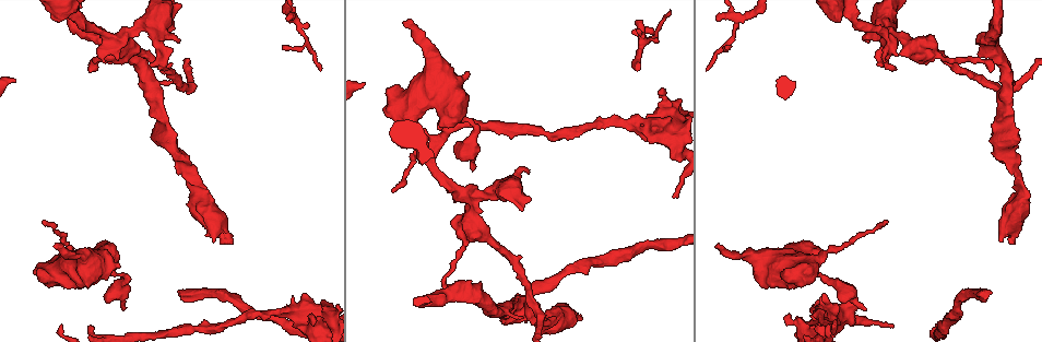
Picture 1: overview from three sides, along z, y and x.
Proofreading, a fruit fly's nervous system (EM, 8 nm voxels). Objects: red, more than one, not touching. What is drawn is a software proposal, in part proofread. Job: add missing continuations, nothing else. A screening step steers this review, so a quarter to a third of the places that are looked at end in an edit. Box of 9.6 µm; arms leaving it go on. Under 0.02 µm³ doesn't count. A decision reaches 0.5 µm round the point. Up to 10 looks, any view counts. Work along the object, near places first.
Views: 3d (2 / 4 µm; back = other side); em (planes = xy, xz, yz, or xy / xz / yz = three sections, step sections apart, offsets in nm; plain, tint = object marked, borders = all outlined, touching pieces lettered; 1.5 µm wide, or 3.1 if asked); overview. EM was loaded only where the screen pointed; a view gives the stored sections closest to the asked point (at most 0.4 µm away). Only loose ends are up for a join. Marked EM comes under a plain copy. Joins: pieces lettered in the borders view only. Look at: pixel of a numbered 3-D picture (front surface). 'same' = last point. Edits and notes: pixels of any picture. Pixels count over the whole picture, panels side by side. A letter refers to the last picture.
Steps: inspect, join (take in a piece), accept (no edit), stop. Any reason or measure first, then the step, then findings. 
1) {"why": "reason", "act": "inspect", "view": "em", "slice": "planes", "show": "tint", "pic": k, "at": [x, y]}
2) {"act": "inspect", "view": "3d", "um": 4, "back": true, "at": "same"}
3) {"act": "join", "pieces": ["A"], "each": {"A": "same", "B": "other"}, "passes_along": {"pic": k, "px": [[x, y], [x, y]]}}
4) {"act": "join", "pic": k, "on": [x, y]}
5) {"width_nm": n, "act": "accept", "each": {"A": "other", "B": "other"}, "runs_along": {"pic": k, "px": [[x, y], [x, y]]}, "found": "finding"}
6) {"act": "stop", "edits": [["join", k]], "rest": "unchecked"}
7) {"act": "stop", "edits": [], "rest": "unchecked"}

{"why": "free end", "act": "inspect", "view": "3d", "um": 4, "pic": 1, "at": [580, 315]}

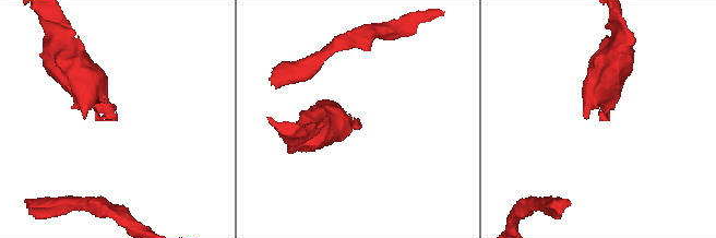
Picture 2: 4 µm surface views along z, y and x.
{"act": "inspect", "view": "em", "slice": "planes", "show": "borders", "pic": 2, "at": [114, 120]}

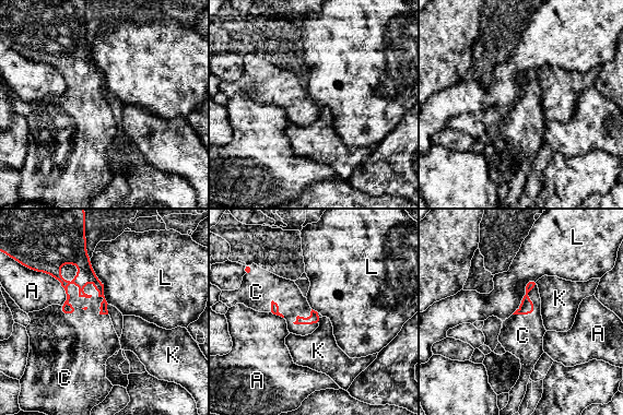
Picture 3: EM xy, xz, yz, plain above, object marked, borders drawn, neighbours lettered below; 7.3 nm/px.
{"longest_contact_nm": ["C", 360], "act": "join", "pieces": ["C"], "each": {"A": "other", "C": "same", "K": "other", "L": "other"}, "found": "the neuron continues"}

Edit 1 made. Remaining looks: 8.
{"act": "inspect", "view": "overview"}

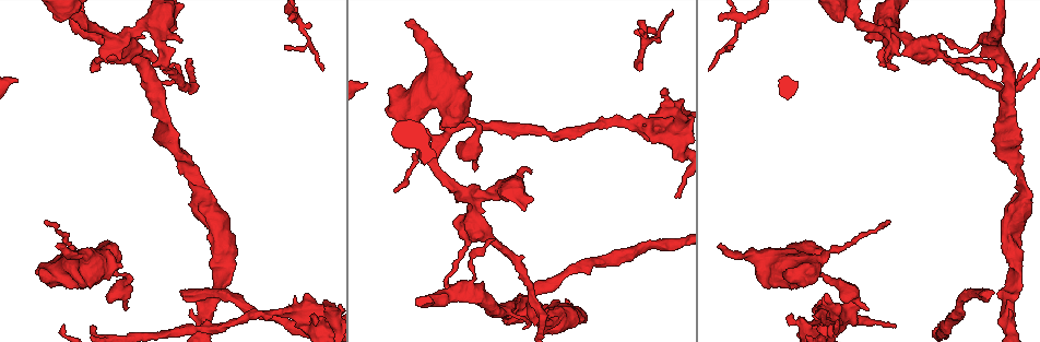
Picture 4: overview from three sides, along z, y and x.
{"why": "long arm stops here", "act": "inspect", "view": "em", "slice": "planes", "show": "tint", "pic": 4, "at": [184, 291]}

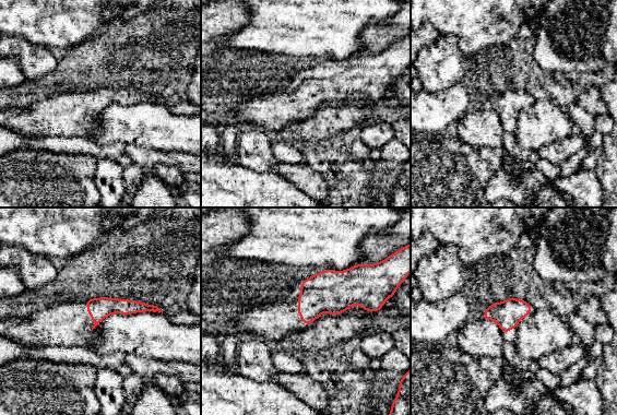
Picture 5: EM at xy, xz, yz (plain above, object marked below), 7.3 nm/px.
{"why": "see the neighbours", "act": "inspect", "view": "em", "slice": "planes", "show": "borders", "at": "same"}

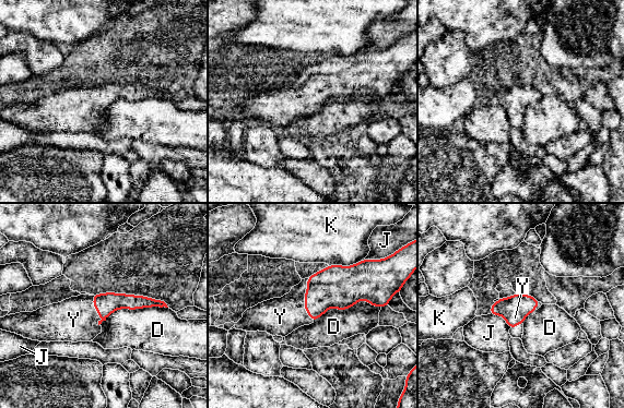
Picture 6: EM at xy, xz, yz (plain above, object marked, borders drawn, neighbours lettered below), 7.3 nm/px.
{"longest_contact_nm": ["D", 500], "act": "join", "pieces": ["Y"], "each": {"D": "other", "J": "other", "K": "other", "Y": "same"}, "passes_along": {"pic": 6, "px": [[336, 286], [305, 299], [280, 316]]}, "found": "it goes on there"}

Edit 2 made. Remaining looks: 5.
{"act": "inspect", "view": "overview"}

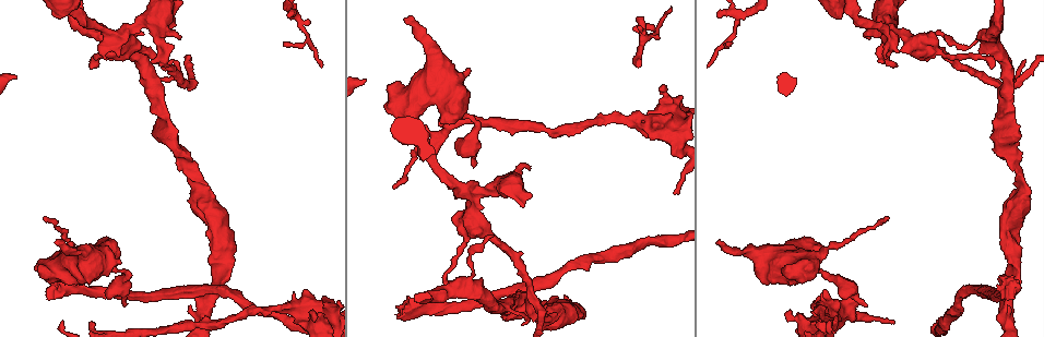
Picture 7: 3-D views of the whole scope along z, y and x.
{"why": "branch stops here", "act": "inspect", "view": "em", "slice": "planes", "show": "borders", "pic": 7, "at": [816, 324]}

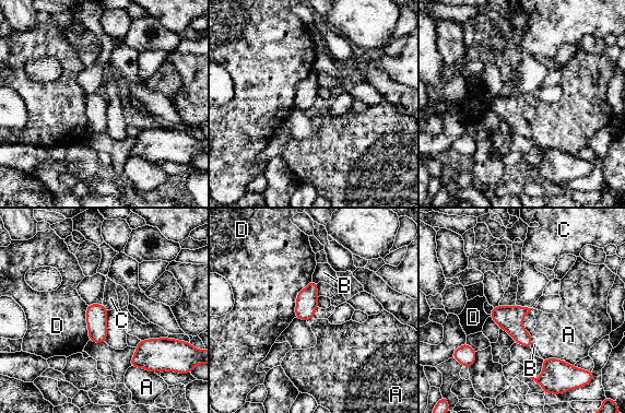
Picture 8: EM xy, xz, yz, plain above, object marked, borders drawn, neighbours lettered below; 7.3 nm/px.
{"act": "accept", "each": {"A": "other", "B": "other", "C": "other", "D": "other"}, "border": {"pic": 8, "px": [[532, 337], [532, 345], [530, 347]]}, "found": "none of them fits"}

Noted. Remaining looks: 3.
{"why": "free end", "act": "inspect", "view": "3d", "um": 4, "pic": 7, "at": [404, 19]}

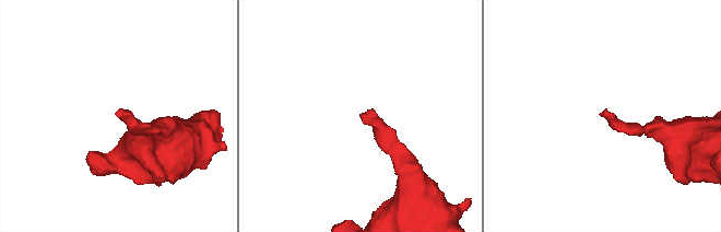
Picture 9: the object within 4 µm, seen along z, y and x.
{"act": "inspect", "view": "em", "slice": "xz", "step": 8, "show": "borders", "pic": 9, "at": [116, 114]}

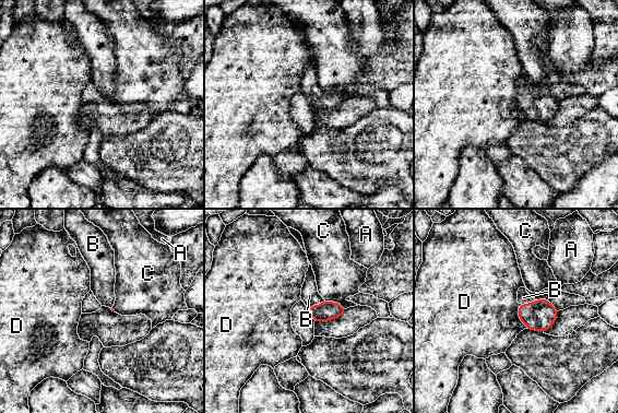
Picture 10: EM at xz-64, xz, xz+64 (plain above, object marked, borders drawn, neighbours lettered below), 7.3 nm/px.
{"act": "join", "pieces": ["B"], "each": {"A": "other", "B": "same", "C": "other", "D": "other"}, "found": "it goes on there"}

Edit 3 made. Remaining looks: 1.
{"act": "stop", "edits": [["join", 3], ["join", 6], ["join", 10]], "rest": "unchecked"}

